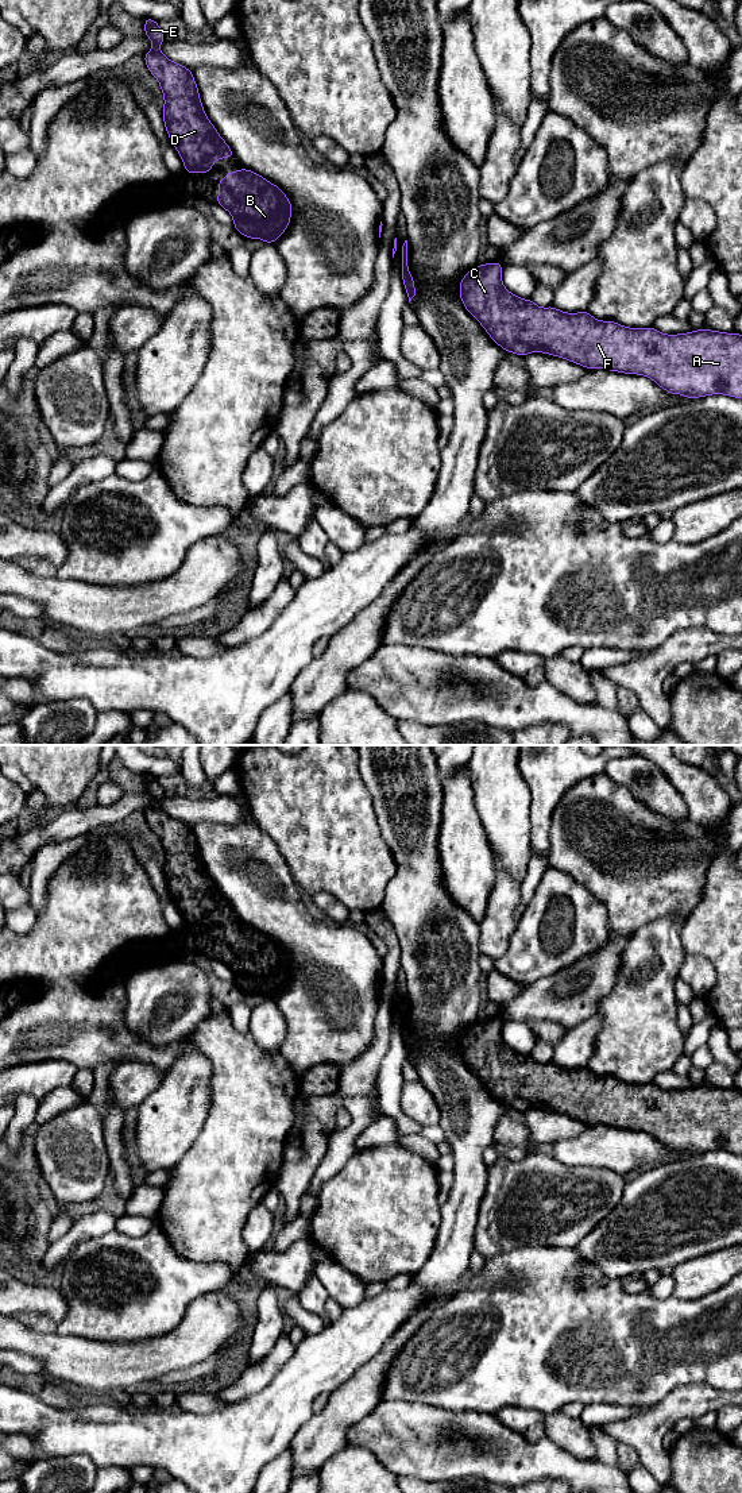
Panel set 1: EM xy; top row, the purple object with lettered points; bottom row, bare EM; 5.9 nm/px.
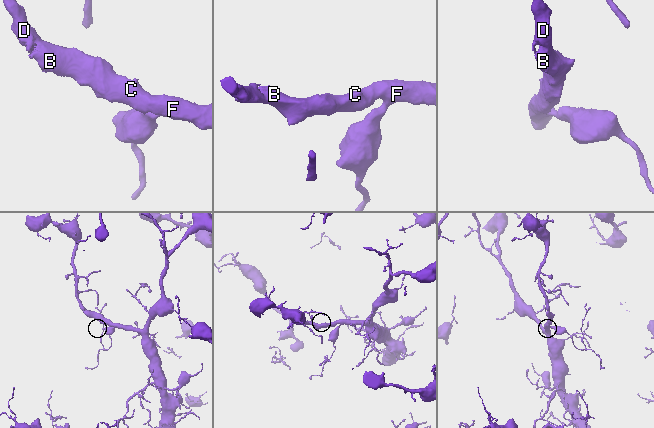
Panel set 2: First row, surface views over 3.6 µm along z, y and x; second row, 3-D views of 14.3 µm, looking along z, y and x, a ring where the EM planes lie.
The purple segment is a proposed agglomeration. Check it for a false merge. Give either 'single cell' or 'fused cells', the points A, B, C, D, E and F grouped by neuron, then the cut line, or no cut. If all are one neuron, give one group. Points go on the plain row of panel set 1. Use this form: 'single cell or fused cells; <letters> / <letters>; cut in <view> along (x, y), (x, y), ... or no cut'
single cell; A B C D E F; no cut

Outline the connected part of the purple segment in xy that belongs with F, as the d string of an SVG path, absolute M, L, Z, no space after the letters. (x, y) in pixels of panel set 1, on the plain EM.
M492 1018L469 1026L460 1037L460 1056L482 1080L492 1097L505 1107L525 1112L545 1108L586 1124L606 1124L652 1134L670 1150L699 1154L726 1150L742 1154L742 1091L706 1084L665 1091L653 1083L629 1084L614 1077L599 1077L587 1066L565 1069L554 1062L540 1064L532 1056L511 1050L502 1039L502 1019Z

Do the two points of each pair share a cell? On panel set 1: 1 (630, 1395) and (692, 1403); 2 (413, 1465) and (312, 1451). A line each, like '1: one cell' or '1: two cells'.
1: two cells
2: two cells

